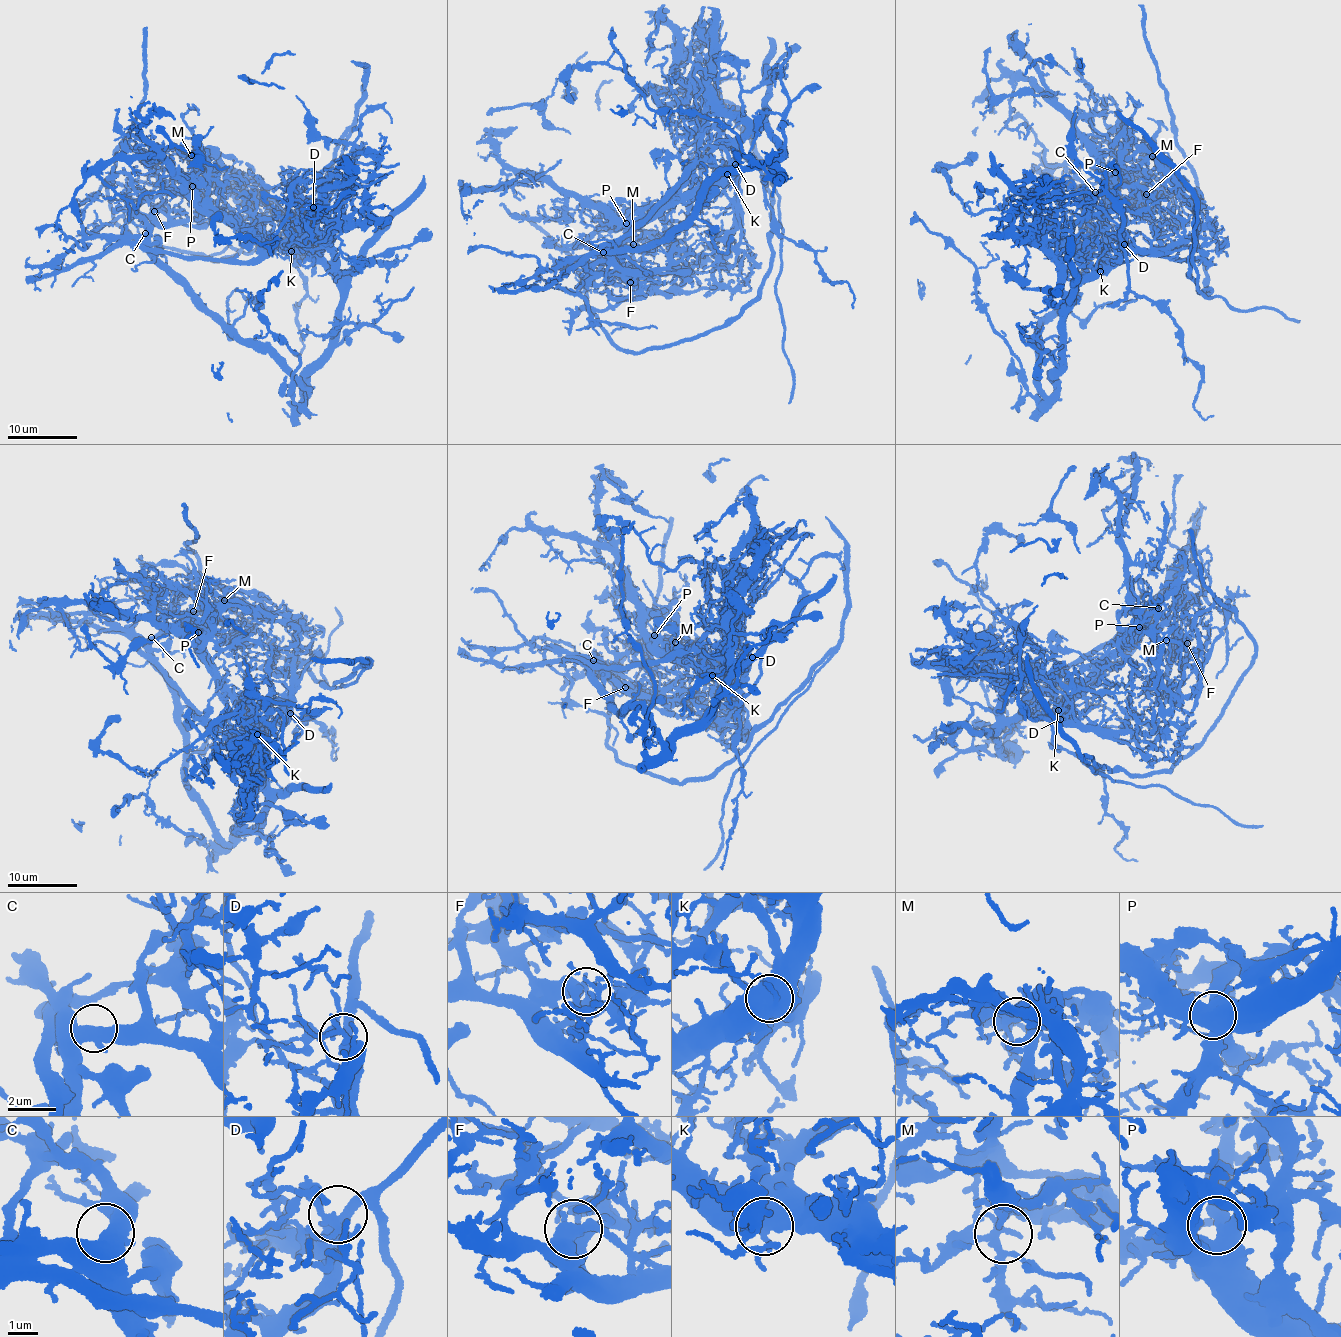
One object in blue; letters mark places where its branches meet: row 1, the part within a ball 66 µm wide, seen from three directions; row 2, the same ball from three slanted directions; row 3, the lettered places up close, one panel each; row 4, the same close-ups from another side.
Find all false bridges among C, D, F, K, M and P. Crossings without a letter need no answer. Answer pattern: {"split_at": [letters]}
{"split_at": ["F", "K"]}

